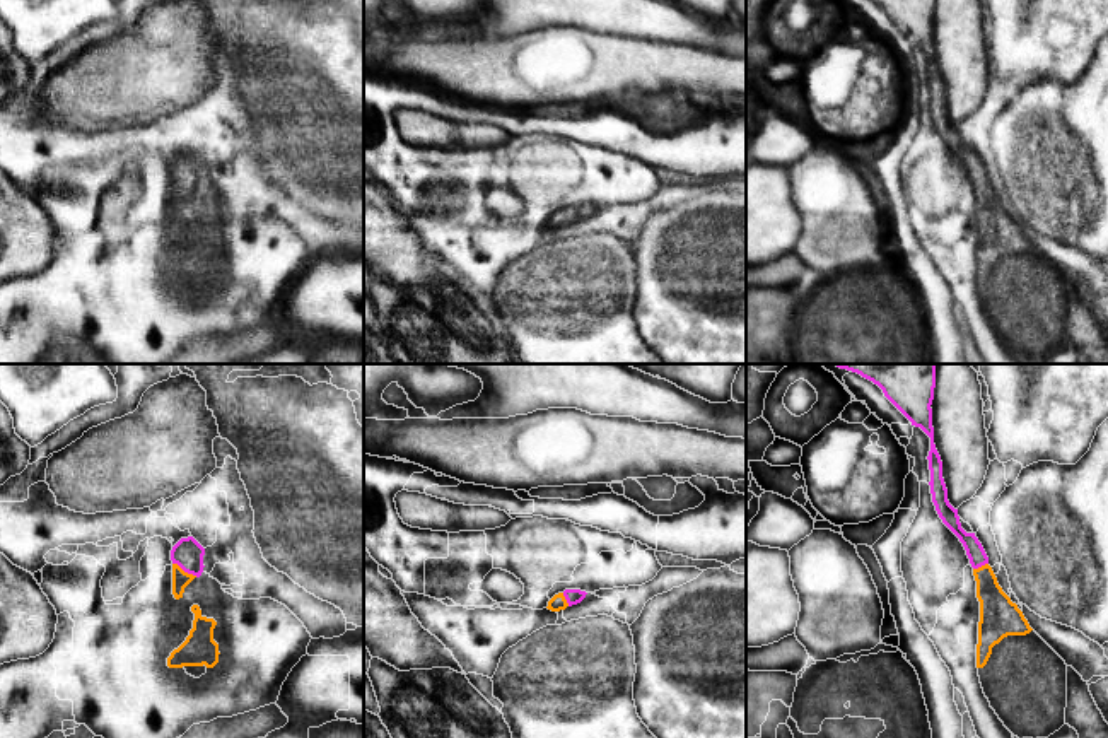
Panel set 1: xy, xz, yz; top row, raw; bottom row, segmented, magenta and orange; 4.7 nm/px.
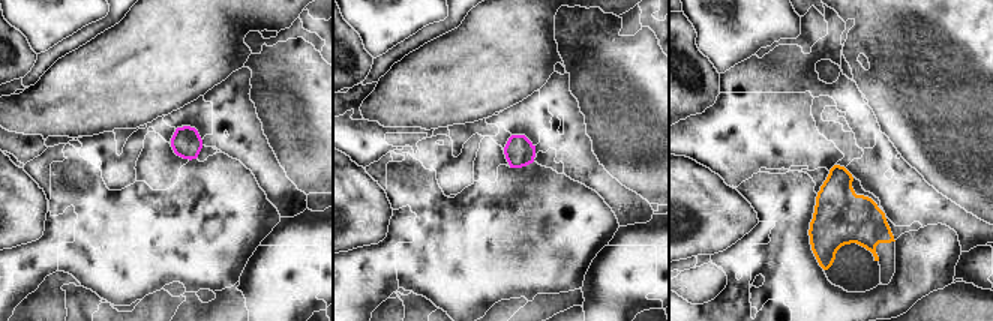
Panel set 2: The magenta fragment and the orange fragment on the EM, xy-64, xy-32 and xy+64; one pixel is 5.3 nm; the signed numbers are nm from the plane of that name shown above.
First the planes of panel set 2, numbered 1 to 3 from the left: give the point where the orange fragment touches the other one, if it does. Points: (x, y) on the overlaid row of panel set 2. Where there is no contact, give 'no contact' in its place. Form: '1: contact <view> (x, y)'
1: no contact
2: no contact
3: no contact

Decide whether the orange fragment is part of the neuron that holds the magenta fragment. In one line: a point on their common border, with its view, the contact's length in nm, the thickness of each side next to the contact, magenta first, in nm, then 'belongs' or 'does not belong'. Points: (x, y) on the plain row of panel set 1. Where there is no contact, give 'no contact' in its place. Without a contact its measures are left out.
xy (185, 188) | 140 nm | 140/80 nm | belongs

